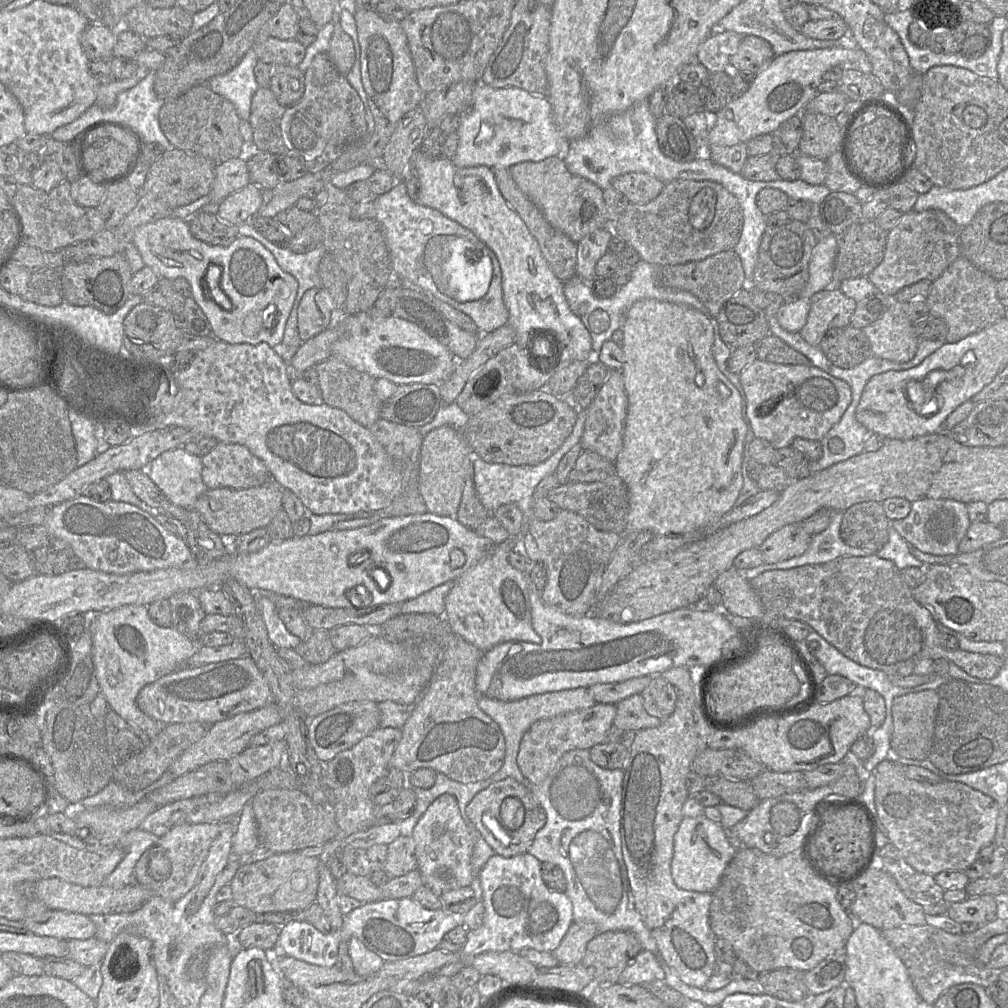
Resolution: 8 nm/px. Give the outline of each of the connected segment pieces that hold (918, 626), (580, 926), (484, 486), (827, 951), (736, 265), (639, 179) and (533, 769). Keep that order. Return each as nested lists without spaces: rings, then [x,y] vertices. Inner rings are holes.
[[[875,554],[769,570],[749,583],[765,610],[764,622],[786,618],[807,623],[846,657],[887,675],[897,674],[903,665],[915,667],[924,658],[944,658],[979,679],[994,677],[1003,666],[1004,657],[942,648],[931,610],[915,600],[896,565]]]
[[[573,922],[560,945],[553,951],[560,964],[580,964],[588,943],[597,935],[597,927],[591,922]]]
[[[578,410],[577,419],[571,434],[563,444],[546,461],[538,465],[511,466],[504,463],[488,463],[478,456],[474,456],[474,483],[475,490],[482,505],[494,513],[500,506],[515,504],[523,514],[533,506],[533,494],[538,484],[546,477],[554,474],[562,457],[575,445],[580,443],[587,410]]]
[[[737,849],[712,892],[709,924],[717,938],[729,942],[736,956],[755,972],[777,969],[809,971],[830,955],[845,949],[856,920],[837,900],[838,887],[814,875],[797,852],[785,856],[766,854],[758,849]]]
[[[734,250],[719,252],[699,261],[678,265],[658,265],[657,282],[696,296],[715,318],[722,305],[746,286],[746,277],[738,254]]]
[[[630,172],[615,177],[611,187],[622,193],[632,204],[646,204],[660,194],[664,184],[649,174]]]
[[[598,704],[545,718],[534,722],[524,733],[517,755],[517,765],[521,773],[532,784],[545,780],[564,753],[574,749],[590,749],[594,745],[609,741],[616,715],[614,704]]]

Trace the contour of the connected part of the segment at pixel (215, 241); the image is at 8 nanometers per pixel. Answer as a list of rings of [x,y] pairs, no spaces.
[[[199,211],[184,220],[193,237],[208,245],[226,247],[239,236],[237,225],[221,221],[216,214]]]

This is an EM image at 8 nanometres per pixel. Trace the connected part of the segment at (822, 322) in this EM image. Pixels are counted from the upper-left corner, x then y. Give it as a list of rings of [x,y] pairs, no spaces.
[[[837,285],[815,293],[810,298],[808,317],[799,334],[808,344],[818,346],[830,328],[850,325],[856,304]]]

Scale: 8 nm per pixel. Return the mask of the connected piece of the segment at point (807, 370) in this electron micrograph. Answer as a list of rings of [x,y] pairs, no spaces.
[[[756,359],[739,374],[739,379],[745,395],[745,415],[755,437],[767,440],[775,449],[790,446],[795,438],[820,441],[851,403],[849,385],[813,365],[783,365]]]

